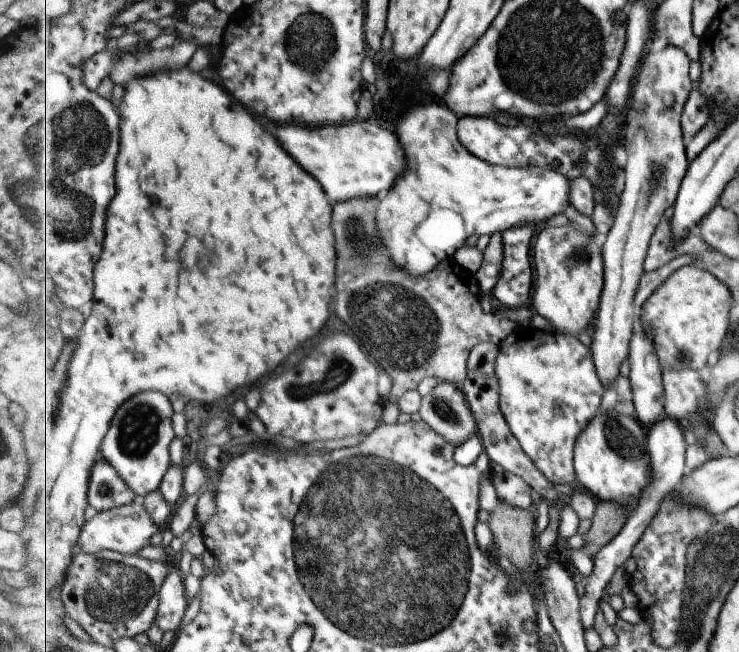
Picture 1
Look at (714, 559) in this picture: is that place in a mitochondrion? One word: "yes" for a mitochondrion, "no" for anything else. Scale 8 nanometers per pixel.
yes

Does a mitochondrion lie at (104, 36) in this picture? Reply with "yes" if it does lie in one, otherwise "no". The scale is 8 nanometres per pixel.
no

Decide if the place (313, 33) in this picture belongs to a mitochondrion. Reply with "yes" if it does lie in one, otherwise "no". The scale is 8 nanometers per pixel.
yes

